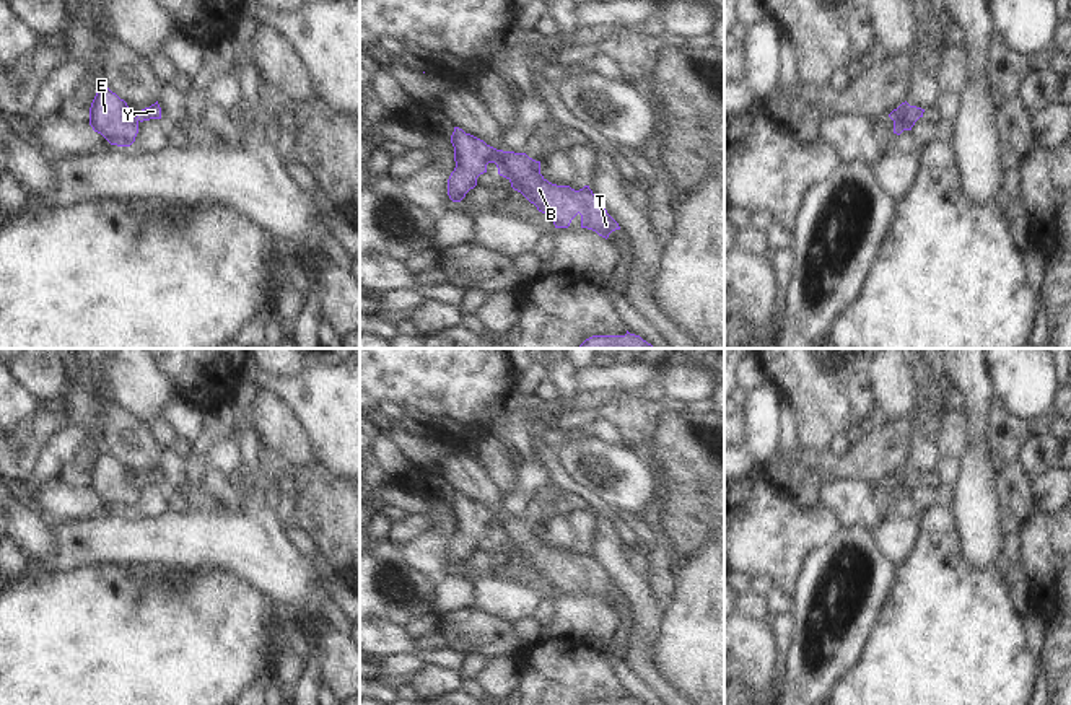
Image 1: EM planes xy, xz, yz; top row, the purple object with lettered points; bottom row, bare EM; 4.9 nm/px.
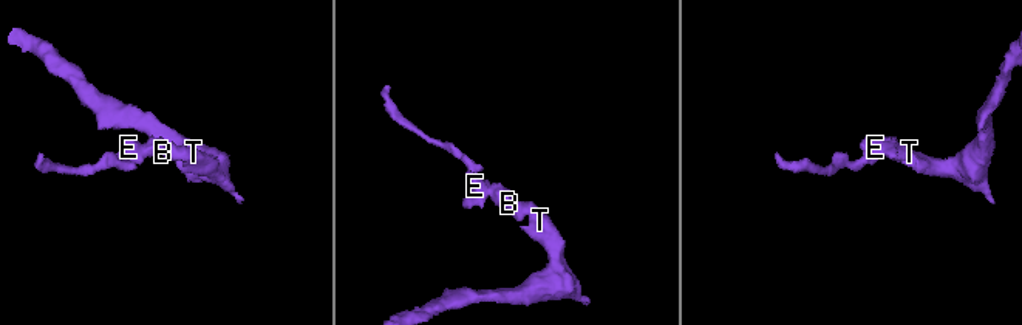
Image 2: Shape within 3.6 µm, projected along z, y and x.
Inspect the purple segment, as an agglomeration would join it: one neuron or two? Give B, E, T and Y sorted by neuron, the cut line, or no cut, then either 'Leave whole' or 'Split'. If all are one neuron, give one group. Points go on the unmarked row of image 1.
Groups: B T Y / E. Split along xz (503, 516), (497, 529). Split.

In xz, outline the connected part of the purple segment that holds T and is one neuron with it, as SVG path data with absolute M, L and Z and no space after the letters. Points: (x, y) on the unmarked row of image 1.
M503 516L496 532L498 539L506 542L514 555L521 557L553 586L555 593L568 593L579 578L581 593L592 594L605 604L612 596L620 594L589 550L575 555L570 550L549 547L540 539L540 526L526 518Z

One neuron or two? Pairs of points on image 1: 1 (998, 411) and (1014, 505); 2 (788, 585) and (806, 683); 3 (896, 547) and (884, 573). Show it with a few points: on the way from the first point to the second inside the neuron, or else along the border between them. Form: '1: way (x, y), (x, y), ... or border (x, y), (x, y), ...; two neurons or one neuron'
1: way (1008, 433), (1013, 482); one neuron
2: border (808, 562), (793, 599); two neurons
3: border (869, 531), (874, 546), (896, 567); two neurons

